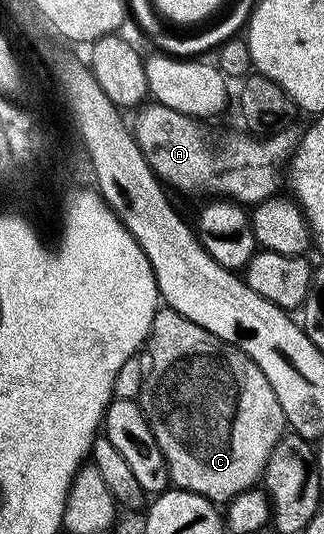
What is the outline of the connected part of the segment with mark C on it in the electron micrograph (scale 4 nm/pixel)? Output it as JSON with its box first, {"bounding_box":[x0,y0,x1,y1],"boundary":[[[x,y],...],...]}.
{"bounding_box":[139,305,287,505],"boundary":[[[166,305],[155,313],[153,324],[149,330],[149,337],[143,344],[143,355],[147,360],[147,370],[144,372],[141,381],[141,393],[139,396],[141,412],[144,413],[146,421],[149,422],[151,433],[163,453],[165,468],[169,470],[170,484],[179,491],[199,493],[218,505],[228,504],[230,499],[234,499],[235,496],[243,493],[247,488],[258,486],[268,458],[271,457],[272,450],[275,449],[276,443],[287,431],[285,414],[279,405],[279,397],[275,397],[275,389],[271,389],[267,377],[263,377],[263,369],[259,369],[259,365],[255,365],[255,361],[251,361],[251,357],[247,357],[247,353],[243,353],[240,347],[231,345],[227,341],[207,333],[207,329],[187,321],[187,317],[175,313]]]}

